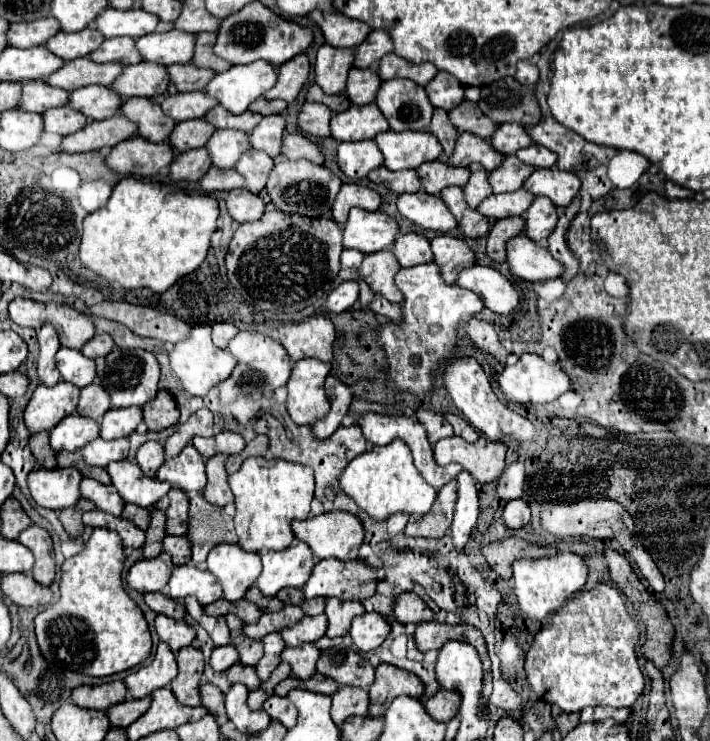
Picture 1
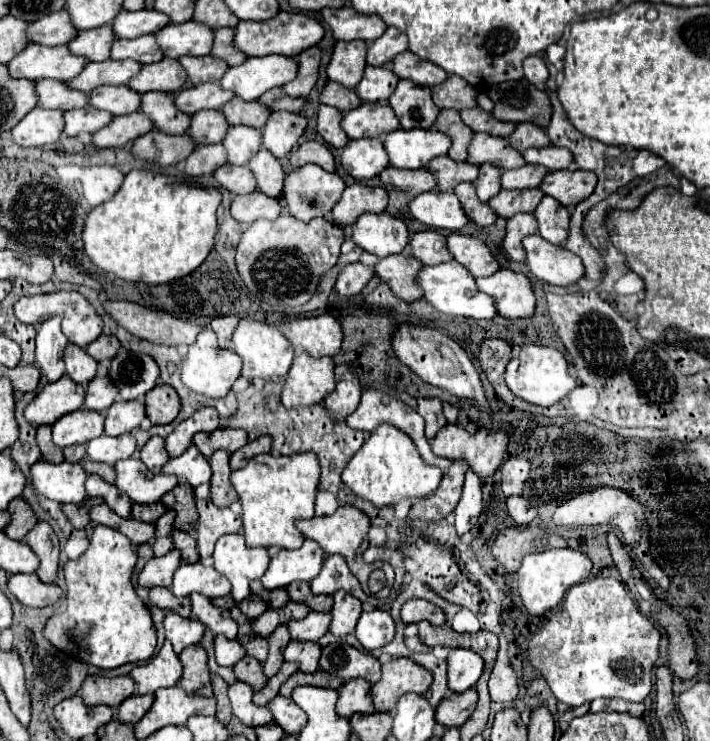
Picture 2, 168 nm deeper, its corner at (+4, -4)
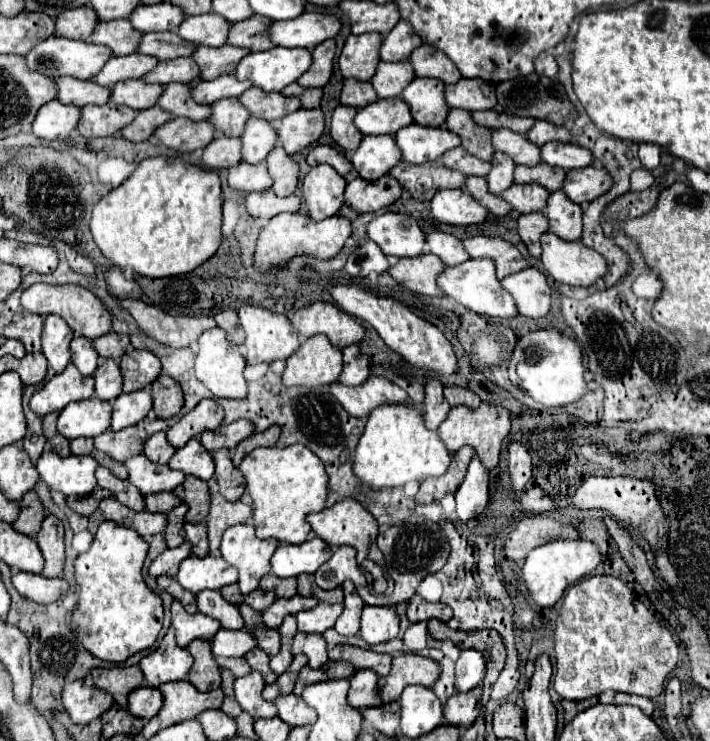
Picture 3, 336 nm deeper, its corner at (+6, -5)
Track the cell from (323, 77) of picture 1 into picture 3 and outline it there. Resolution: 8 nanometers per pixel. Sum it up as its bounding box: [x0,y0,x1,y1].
[339,33,383,81]

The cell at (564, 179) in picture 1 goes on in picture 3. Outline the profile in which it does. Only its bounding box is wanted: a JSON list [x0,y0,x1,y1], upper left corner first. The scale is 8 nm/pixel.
[561,165,611,205]

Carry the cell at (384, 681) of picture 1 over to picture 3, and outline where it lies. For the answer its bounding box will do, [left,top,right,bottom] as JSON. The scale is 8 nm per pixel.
[379,653,439,703]

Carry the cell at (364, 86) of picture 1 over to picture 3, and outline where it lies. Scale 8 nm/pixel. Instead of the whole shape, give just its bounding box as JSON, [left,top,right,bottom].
[371,61,415,99]

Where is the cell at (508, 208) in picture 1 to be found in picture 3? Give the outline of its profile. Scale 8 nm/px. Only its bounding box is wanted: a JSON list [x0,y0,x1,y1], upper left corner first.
[501,185,549,213]

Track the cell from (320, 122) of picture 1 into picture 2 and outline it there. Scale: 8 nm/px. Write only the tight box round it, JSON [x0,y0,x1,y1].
[317,106,349,148]

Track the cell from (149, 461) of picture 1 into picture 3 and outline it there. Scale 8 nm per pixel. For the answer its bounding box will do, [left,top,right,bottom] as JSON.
[143,433,175,465]

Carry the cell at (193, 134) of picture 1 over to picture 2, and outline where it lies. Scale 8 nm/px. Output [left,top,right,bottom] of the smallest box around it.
[189,110,229,144]

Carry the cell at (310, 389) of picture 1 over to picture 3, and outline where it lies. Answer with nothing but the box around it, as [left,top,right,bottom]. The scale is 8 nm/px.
[283,335,341,387]

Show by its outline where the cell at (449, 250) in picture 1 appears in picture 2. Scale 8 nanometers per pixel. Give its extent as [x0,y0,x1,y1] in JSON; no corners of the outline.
[447,234,501,278]

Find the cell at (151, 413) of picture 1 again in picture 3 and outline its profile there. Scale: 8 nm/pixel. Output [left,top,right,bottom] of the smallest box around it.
[151,375,183,419]

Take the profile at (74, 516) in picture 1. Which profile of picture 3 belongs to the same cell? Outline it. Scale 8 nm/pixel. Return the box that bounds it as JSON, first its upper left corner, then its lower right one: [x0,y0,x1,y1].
[67,489,111,517]

